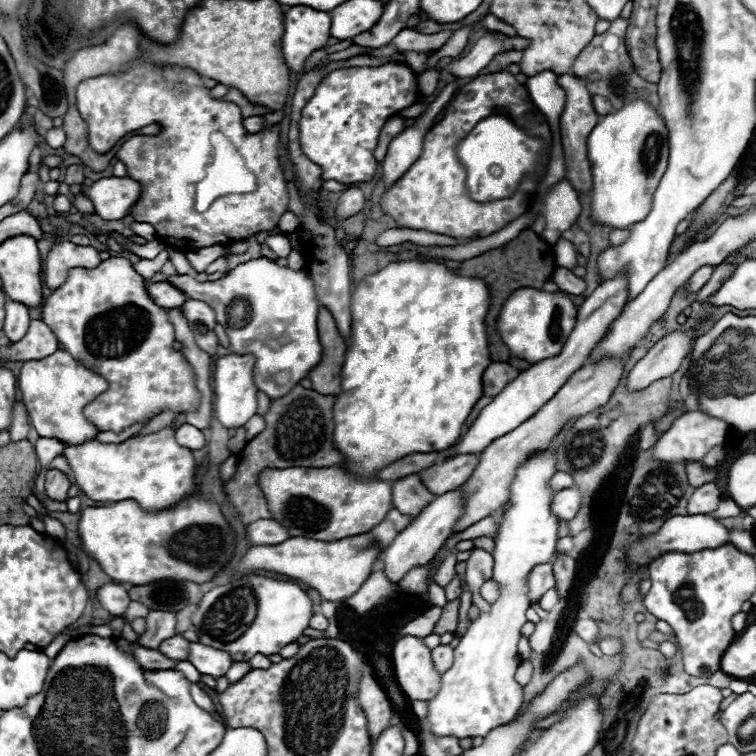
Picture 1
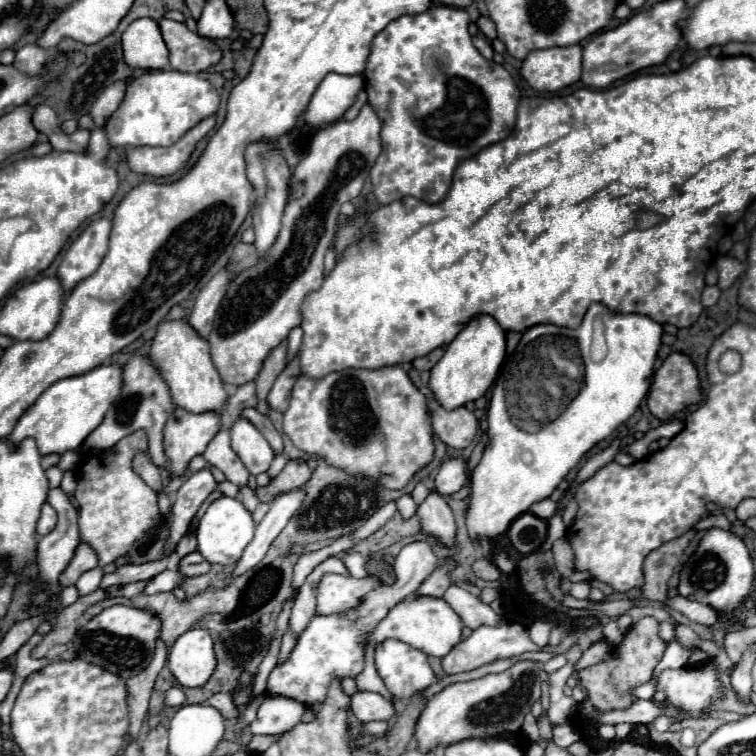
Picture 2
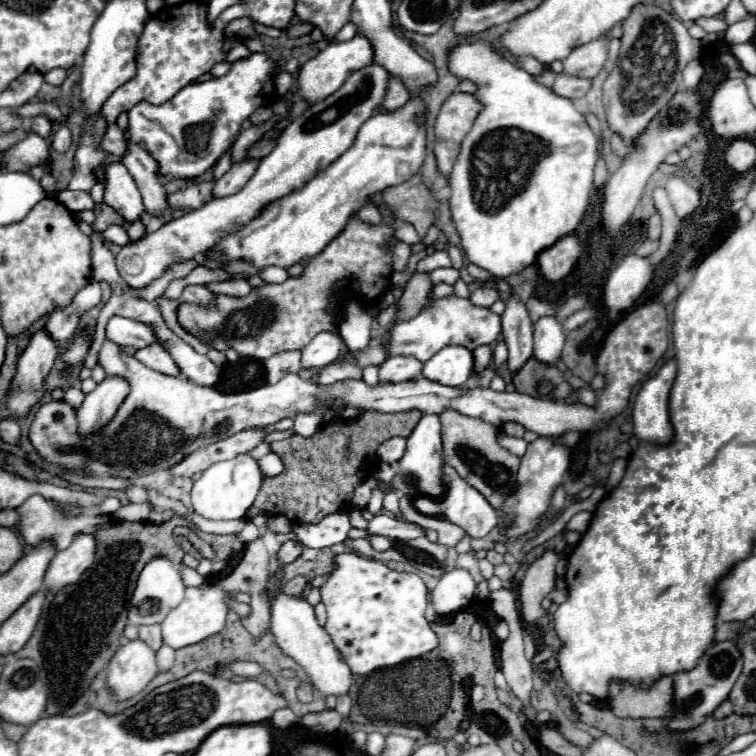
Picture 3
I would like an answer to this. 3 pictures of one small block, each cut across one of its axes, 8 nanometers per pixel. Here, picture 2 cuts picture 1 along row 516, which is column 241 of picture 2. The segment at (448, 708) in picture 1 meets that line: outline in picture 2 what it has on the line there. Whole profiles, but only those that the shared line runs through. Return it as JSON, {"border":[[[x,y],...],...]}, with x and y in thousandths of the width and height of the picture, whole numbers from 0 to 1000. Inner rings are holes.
{"border":[[[294,656],[283,661],[272,680],[262,690],[262,730],[278,743],[278,746],[310,746],[320,735],[320,728],[331,720],[336,712],[336,688],[331,677],[323,672],[323,667],[315,659]]]}

